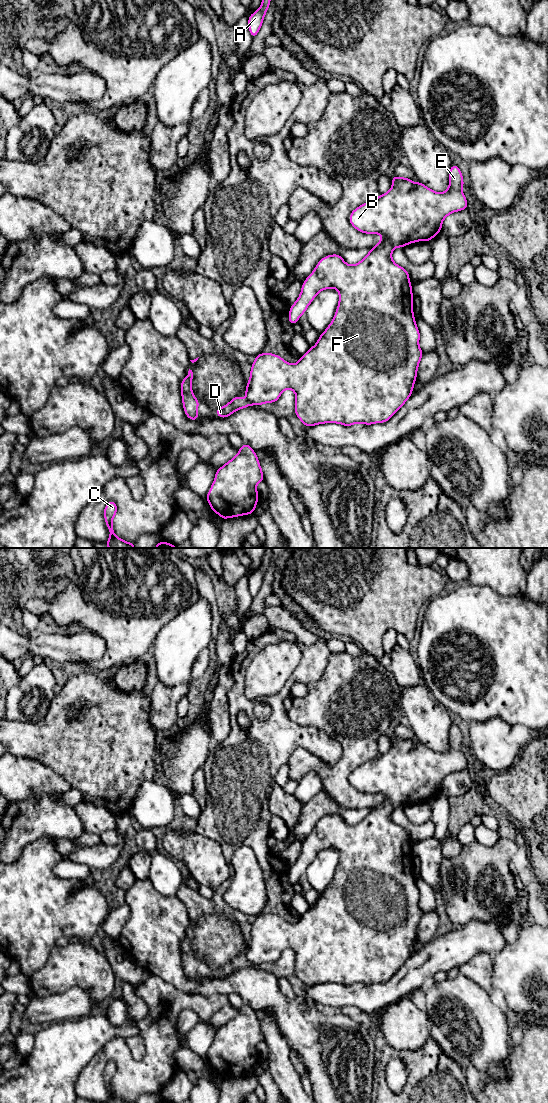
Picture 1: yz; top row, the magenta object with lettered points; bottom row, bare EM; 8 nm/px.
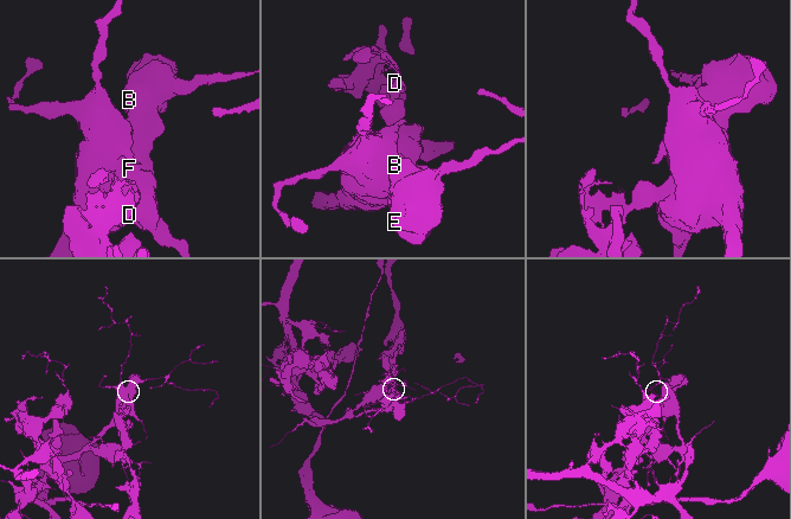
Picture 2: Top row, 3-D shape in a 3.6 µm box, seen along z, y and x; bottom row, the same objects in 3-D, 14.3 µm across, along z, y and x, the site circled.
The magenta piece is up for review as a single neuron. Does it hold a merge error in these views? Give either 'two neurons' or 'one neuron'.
two neurons

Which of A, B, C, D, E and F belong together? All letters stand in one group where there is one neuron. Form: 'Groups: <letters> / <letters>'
Groups: A B E F / C D

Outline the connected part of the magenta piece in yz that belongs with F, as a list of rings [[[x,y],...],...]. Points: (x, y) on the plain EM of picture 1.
[[[451,725],[449,747],[442,753],[431,750],[419,741],[414,743],[408,738],[395,735],[391,737],[392,747],[388,752],[363,763],[349,776],[349,782],[359,792],[382,794],[379,803],[370,808],[370,812],[355,825],[348,825],[339,814],[323,817],[302,843],[301,853],[290,866],[288,875],[289,882],[296,884],[320,851],[335,848],[339,852],[339,862],[333,880],[319,896],[317,903],[309,908],[296,924],[290,924],[272,913],[260,913],[256,916],[245,950],[251,965],[274,963],[284,950],[291,949],[296,955],[295,975],[306,987],[324,983],[349,987],[356,983],[385,983],[410,958],[424,913],[419,907],[420,892],[413,874],[414,856],[410,837],[405,828],[393,821],[392,811],[396,807],[404,808],[407,804],[418,801],[430,802],[442,790],[443,780],[451,773],[468,769],[468,763],[462,752],[465,743],[457,725]]]

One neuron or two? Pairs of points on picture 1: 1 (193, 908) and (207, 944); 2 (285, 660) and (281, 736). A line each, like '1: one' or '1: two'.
1: one
2: two

